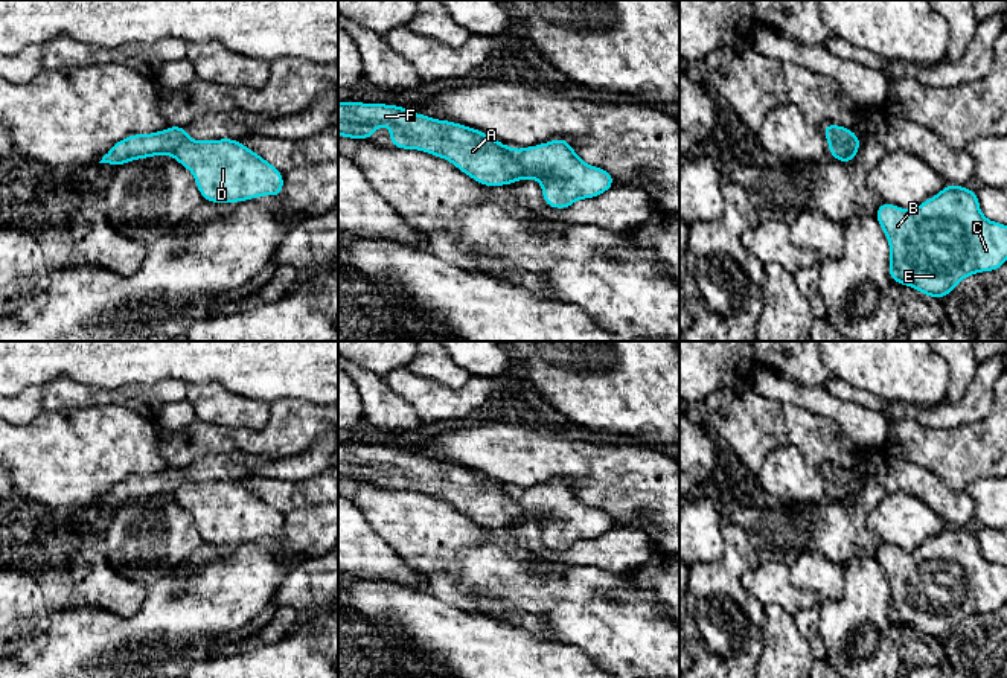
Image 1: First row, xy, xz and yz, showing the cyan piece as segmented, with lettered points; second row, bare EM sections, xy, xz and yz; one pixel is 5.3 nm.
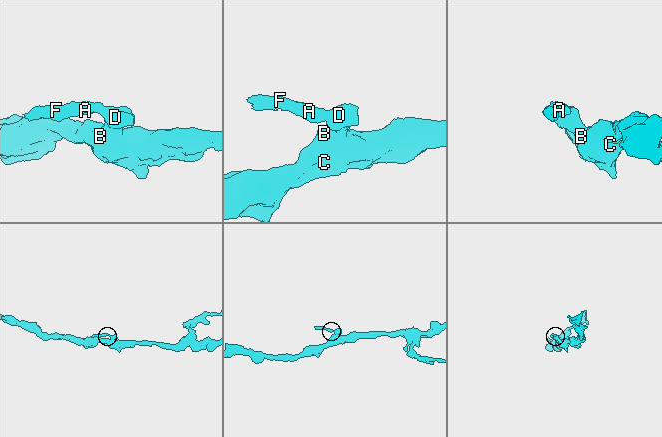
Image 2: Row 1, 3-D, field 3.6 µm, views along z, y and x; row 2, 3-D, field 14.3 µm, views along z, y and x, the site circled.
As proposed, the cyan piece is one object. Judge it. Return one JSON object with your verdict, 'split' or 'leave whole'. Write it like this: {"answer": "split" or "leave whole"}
{"answer": "split"}

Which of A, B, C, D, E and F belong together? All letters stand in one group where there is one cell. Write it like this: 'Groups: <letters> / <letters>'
Groups: A F / B C D E

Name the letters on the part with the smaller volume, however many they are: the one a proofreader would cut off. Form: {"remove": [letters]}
{"remove": ["A", "F"]}

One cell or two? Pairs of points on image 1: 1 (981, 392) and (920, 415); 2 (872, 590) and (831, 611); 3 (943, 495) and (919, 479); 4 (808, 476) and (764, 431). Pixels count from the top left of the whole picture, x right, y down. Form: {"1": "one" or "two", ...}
{"1": "one", "2": "one", "3": "one", "4": "two"}

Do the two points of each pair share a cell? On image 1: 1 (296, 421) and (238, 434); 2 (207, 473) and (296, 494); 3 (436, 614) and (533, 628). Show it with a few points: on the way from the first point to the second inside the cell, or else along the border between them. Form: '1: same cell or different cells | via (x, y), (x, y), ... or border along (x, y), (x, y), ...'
1: same cell | via (282, 434), (278, 439), (252, 439)
2: different cells | border along (274, 477), (244, 477), (238, 480)
3: different cells | border along (485, 613), (500, 622), (527, 631), (537, 640)

